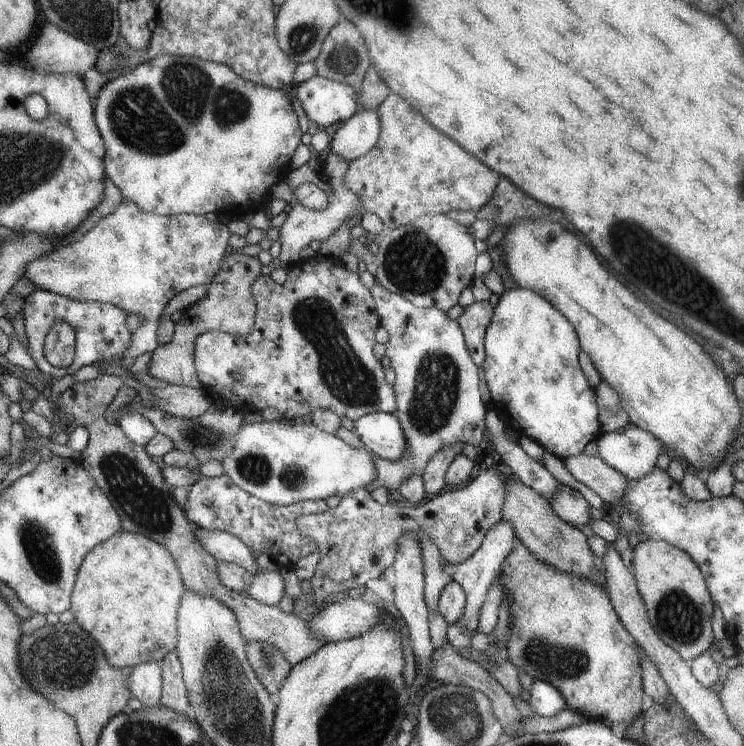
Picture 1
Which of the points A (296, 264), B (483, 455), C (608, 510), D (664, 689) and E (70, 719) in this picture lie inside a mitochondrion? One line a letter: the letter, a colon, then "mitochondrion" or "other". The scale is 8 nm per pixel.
A: other
B: other
C: other
D: other
E: other

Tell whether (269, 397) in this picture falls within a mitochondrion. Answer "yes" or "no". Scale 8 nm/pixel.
no

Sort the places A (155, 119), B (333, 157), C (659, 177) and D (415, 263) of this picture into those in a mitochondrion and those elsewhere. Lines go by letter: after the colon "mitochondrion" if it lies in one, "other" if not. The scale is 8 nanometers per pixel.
A: mitochondrion
B: other
C: other
D: mitochondrion

